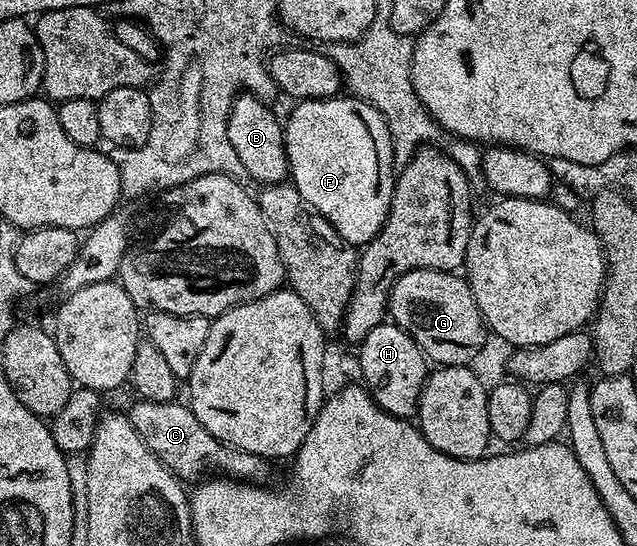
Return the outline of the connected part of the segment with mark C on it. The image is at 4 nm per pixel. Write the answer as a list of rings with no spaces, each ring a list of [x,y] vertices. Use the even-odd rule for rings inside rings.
[[[135,401],[135,406],[128,410],[128,417],[136,435],[148,446],[149,452],[156,457],[183,483],[194,484],[207,476],[225,476],[230,480],[241,480],[251,484],[263,481],[266,474],[267,459],[256,456],[252,452],[236,450],[227,446],[218,438],[214,438],[196,420],[189,405],[180,404],[181,401],[147,402]]]

